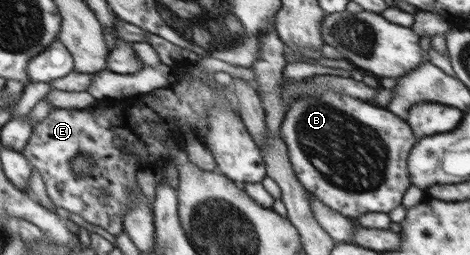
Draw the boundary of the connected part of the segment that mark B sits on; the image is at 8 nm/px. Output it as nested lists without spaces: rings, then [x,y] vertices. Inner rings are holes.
[[[331,91],[315,97],[297,97],[291,101],[283,119],[280,136],[288,150],[294,173],[305,190],[312,192],[325,206],[341,212],[343,216],[357,218],[367,212],[388,214],[402,205],[403,196],[411,181],[408,175],[408,156],[417,137],[411,127],[399,116],[386,108],[377,108],[371,102]]]

